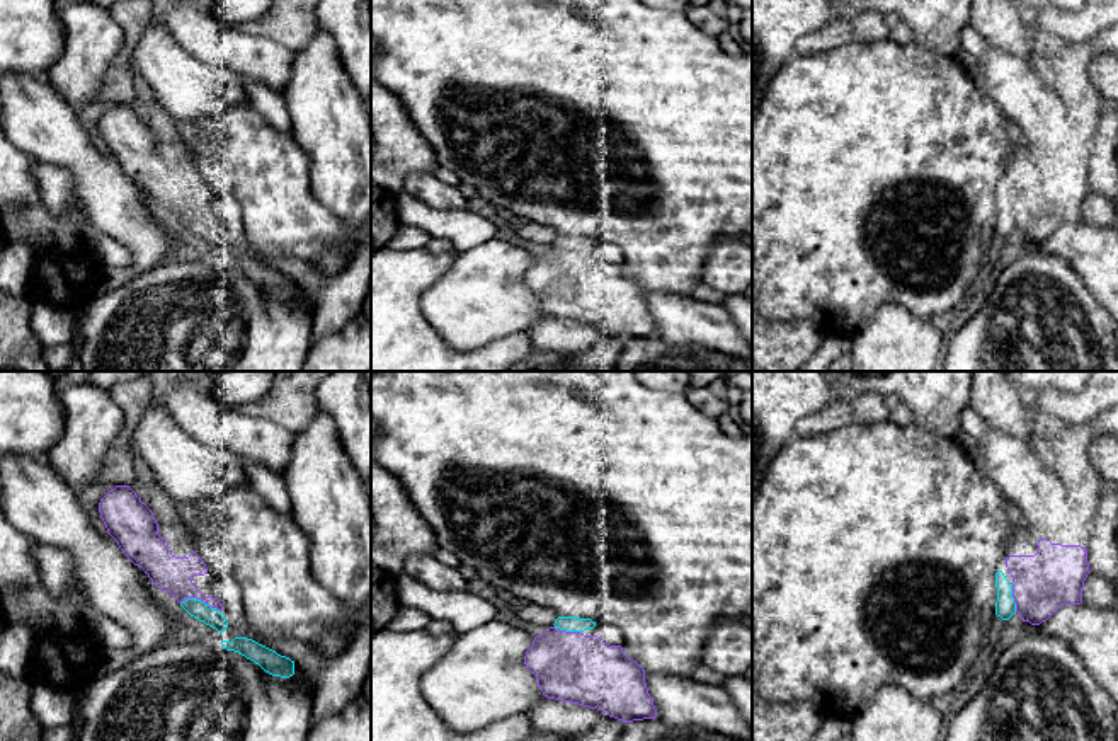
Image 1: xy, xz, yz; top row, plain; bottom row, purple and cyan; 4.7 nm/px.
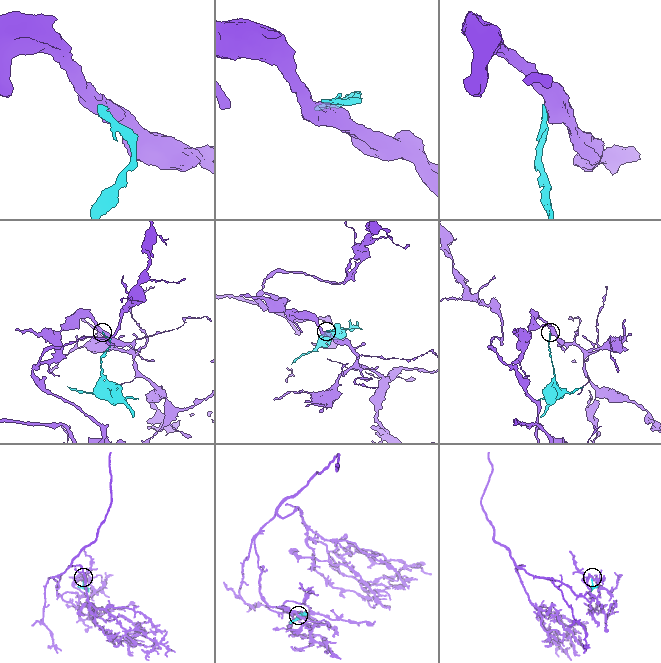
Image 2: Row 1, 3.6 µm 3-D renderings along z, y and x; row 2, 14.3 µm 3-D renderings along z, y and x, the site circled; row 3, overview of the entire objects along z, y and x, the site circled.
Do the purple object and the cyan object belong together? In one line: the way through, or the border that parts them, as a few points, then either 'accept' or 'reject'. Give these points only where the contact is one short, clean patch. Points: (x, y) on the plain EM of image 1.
way xy (169, 191), (201, 218), (194, 225); accept

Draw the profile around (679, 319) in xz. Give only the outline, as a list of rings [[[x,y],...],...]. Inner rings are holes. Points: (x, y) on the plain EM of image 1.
[[[645,291],[645,302],[657,339],[672,344],[694,342],[740,359],[752,358],[752,348],[722,305],[660,291]]]

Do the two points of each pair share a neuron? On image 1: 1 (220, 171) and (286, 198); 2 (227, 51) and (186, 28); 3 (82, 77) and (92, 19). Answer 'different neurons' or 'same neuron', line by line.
1: same neuron
2: same neuron
3: same neuron

